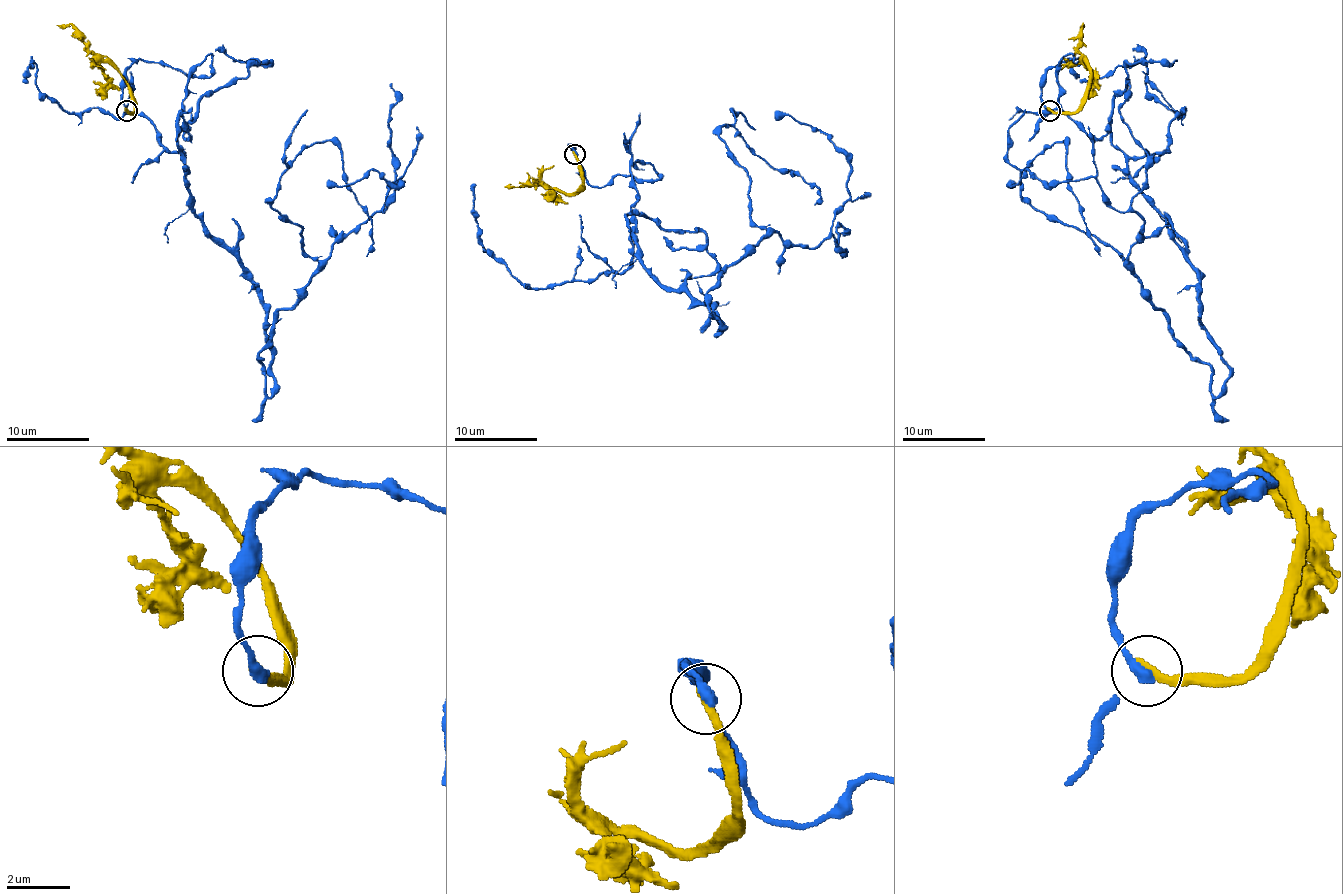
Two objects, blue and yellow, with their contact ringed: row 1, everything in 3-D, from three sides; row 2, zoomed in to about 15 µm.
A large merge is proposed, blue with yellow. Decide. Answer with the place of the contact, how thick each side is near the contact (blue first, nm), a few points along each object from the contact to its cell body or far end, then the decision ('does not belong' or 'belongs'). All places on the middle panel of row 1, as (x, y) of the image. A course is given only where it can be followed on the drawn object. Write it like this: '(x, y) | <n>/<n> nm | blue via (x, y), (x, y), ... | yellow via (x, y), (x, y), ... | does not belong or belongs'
(575, 154) | 360/300 nm | blue via (575, 154), (658, 171), (637, 260), (719, 334), (767, 233), (722, 126), (814, 204) | yellow via (575, 154), (581, 185), (573, 194), (546, 190), (536, 181), (517, 187), (505, 185) | does not belong

